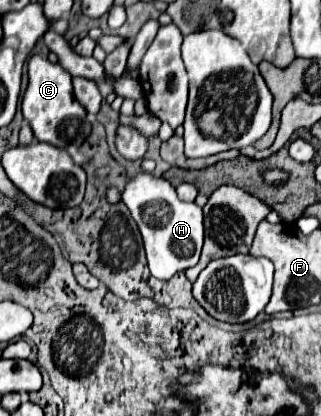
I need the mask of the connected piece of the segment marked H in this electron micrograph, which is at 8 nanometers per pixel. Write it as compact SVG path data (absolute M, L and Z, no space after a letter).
M138 172L134 178L130 178L122 190L122 202L128 206L134 222L138 224L138 230L142 234L144 252L148 260L148 270L158 280L170 280L176 272L186 270L190 266L198 264L200 248L204 240L204 226L202 226L202 208L194 202L182 202L176 196L176 188L162 176L154 176L148 172Z

